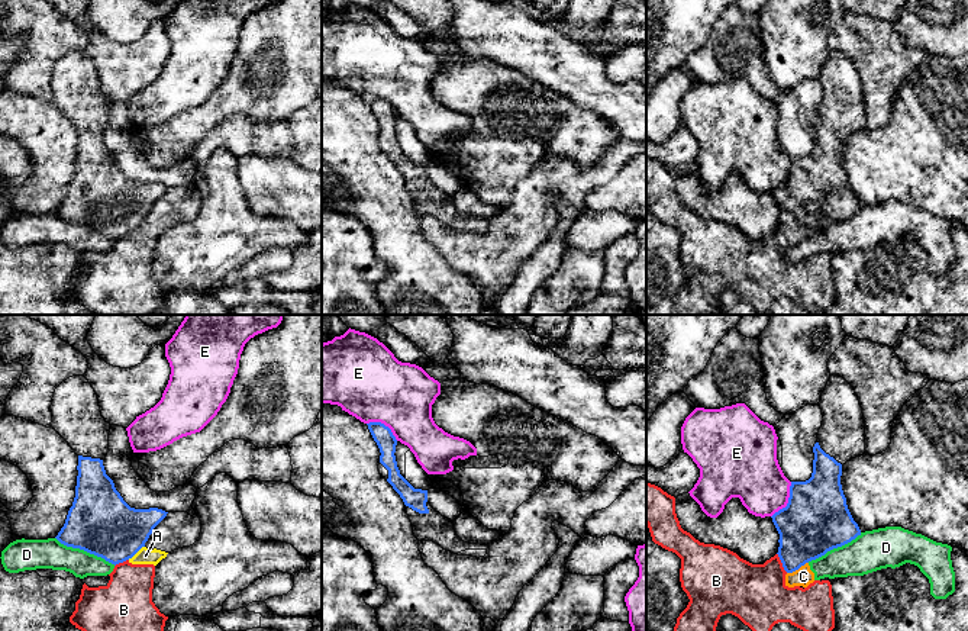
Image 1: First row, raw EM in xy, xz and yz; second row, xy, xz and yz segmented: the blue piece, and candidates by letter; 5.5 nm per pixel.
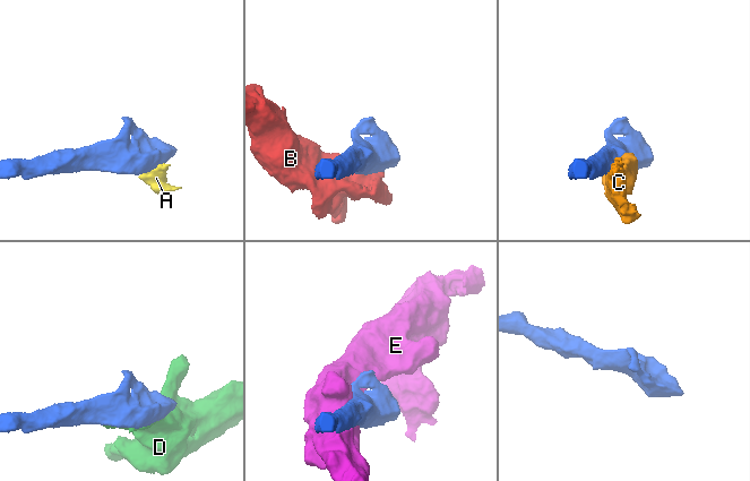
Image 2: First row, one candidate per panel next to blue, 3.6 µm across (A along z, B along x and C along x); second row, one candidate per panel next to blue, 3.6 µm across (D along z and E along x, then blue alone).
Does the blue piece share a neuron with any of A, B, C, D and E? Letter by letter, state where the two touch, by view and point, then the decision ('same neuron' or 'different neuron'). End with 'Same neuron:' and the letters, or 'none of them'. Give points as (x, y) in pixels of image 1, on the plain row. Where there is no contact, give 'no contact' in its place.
A: meets blue in xy at (135, 228); different neuron
B: meets blue in yz at (781, 237); different neuron
C: meets blue in yz at (797, 244); different neuron
D: meets blue in xy at (86, 225); different neuron
E: meets blue in yz at (789, 176); different neuron
Same neuron: none of them

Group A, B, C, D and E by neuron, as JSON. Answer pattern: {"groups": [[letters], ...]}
{"groups": [["A", "B"], ["C", "D"], ["E"]]}

